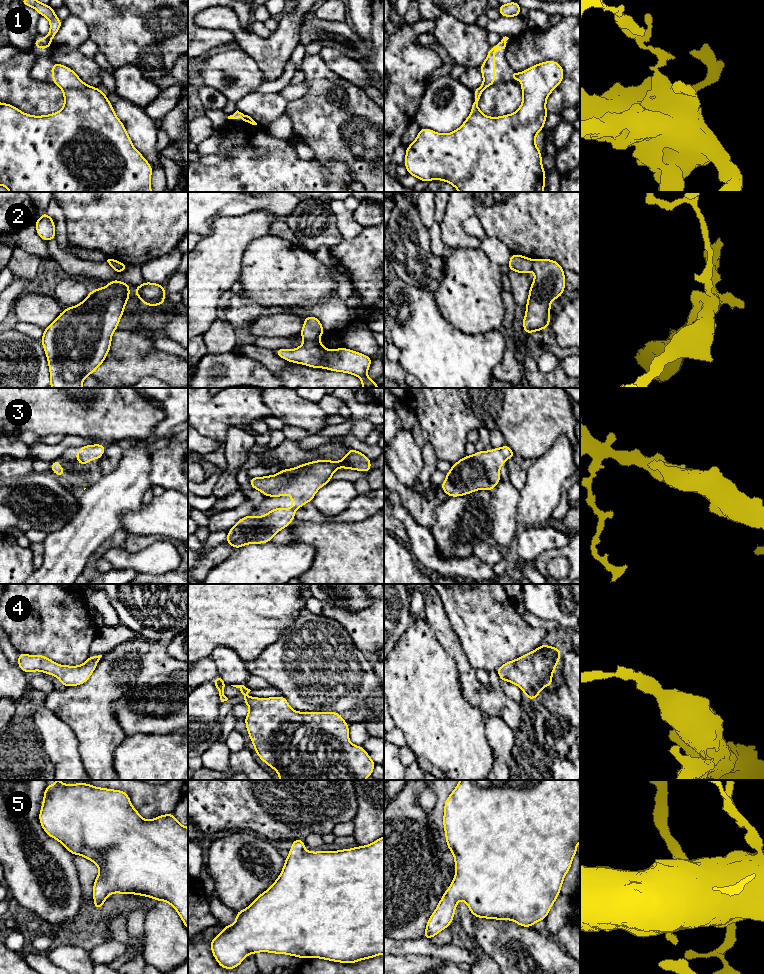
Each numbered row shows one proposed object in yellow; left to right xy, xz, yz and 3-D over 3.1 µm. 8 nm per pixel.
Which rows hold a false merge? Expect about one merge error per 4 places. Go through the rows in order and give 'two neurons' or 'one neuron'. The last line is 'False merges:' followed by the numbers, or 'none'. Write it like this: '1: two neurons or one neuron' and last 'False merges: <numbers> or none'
1: two neurons
2: two neurons
3: one neuron
4: one neuron
5: one neuron
False merges: 1, 2

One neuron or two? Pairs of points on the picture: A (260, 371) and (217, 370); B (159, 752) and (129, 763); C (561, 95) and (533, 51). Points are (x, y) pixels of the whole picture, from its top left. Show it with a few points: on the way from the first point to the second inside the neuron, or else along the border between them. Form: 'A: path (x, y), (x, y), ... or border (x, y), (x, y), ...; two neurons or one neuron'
A: path (249, 371), (228, 370); one neuron
B: path (152, 759), (148, 763), (136, 763); one neuron
C: path (569, 79), (569, 66), (554, 51), (549, 51); one neuron

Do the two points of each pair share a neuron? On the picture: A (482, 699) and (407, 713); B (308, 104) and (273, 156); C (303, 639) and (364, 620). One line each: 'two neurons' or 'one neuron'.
A: two neurons
B: two neurons
C: two neurons

